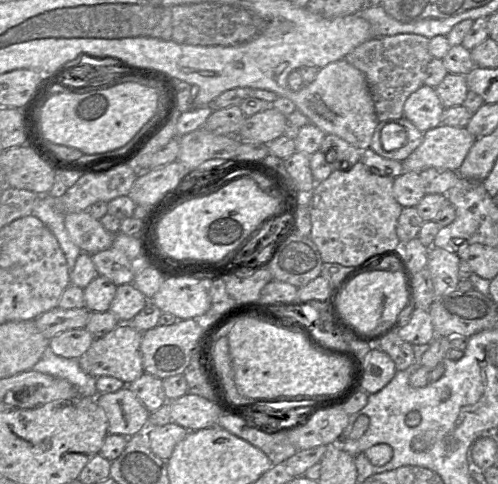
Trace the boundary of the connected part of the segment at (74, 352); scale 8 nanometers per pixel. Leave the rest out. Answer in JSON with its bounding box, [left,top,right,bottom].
[48,328,93,359]

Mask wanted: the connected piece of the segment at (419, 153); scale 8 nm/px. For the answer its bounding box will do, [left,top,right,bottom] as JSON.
[402,124,476,173]

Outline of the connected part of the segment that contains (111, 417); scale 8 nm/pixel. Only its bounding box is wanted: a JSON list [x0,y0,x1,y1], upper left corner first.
[96,386,150,437]

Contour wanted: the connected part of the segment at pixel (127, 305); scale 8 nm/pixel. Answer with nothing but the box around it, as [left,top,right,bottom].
[109,283,148,323]

